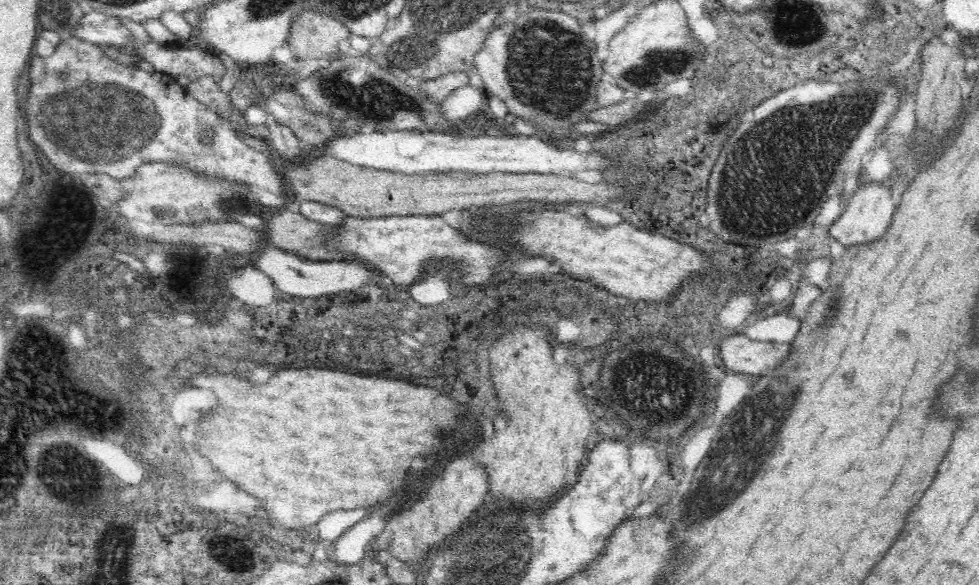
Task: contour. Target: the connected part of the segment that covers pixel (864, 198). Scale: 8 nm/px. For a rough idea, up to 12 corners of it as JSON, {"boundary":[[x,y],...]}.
{"boundary":[[866,180],[829,234],[846,247],[882,239],[896,204]]}

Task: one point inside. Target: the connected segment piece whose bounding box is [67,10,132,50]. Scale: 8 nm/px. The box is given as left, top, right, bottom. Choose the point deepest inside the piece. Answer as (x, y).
(96, 27)

